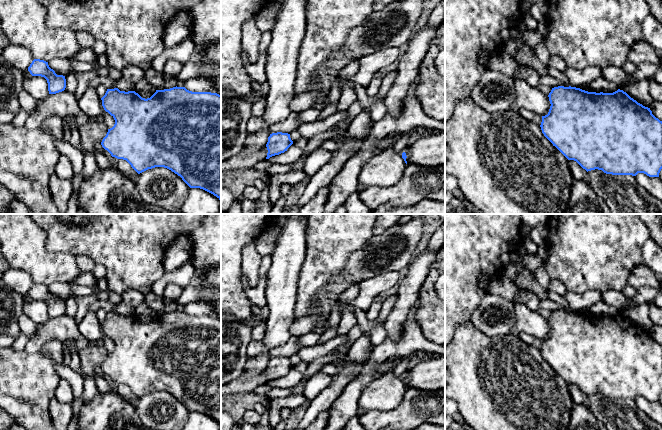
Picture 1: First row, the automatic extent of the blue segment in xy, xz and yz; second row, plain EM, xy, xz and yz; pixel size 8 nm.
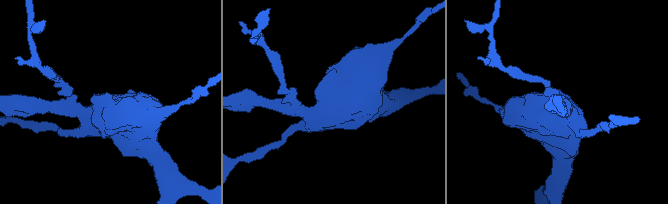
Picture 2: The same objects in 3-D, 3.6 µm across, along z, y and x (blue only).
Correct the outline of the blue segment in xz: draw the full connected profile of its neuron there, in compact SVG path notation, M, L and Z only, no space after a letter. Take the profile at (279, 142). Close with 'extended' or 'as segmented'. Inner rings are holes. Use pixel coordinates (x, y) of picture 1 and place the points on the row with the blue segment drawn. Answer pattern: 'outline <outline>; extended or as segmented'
outline M277 132L270 134L266 144L268 150L266 159L284 153L292 144L293 141L288 133Z; as segmented

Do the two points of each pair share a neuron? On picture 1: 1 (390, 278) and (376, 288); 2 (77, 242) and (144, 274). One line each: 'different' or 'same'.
1: same
2: same

